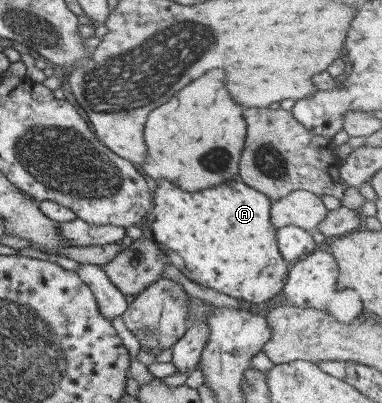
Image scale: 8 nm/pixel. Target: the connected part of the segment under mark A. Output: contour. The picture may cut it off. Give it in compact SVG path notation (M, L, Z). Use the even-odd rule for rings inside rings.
M232 180L200 192L182 192L168 182L158 182L154 206L145 220L153 242L188 280L245 305L258 304L281 292L289 269L276 246L276 228L270 224L271 201L247 184Z

